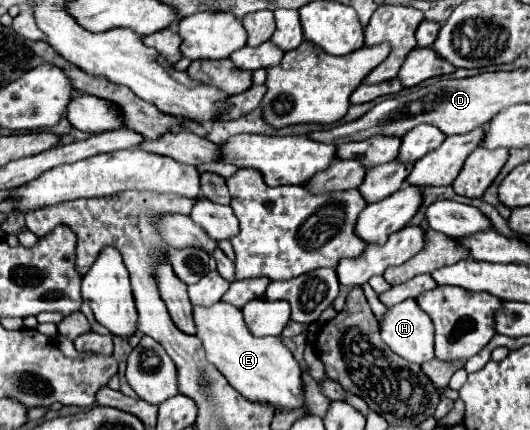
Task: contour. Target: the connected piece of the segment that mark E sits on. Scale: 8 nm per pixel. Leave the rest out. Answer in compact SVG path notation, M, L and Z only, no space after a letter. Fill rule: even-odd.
M216 303L212 307L194 307L194 321L198 329L198 337L204 343L206 359L214 363L228 383L242 393L248 401L270 405L274 413L292 411L292 409L308 409L304 401L304 385L302 385L302 367L290 353L290 349L280 341L280 337L254 337L250 335L242 311L228 305Z

